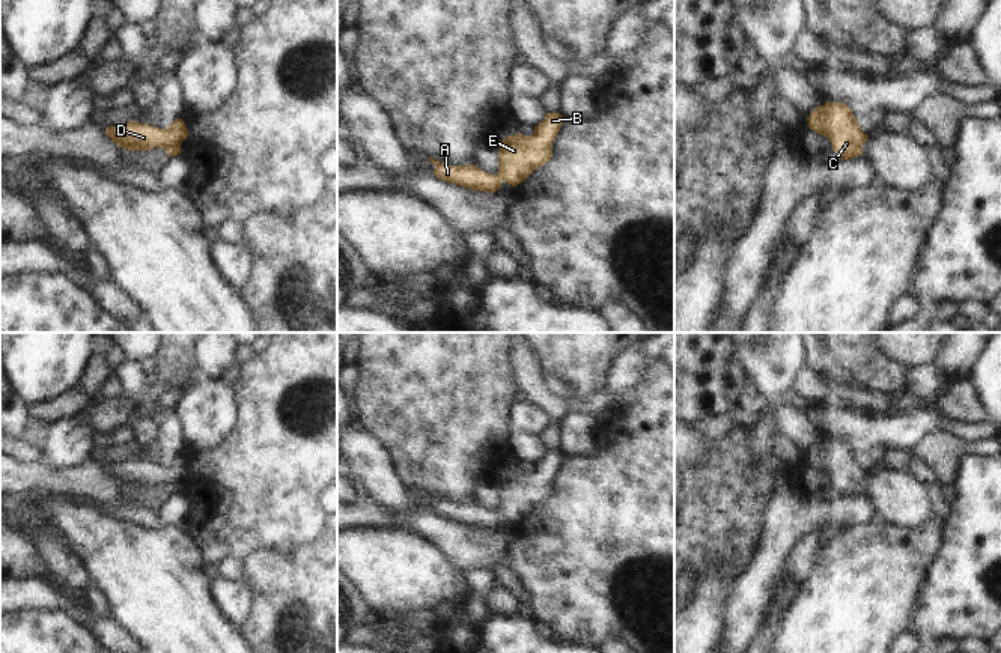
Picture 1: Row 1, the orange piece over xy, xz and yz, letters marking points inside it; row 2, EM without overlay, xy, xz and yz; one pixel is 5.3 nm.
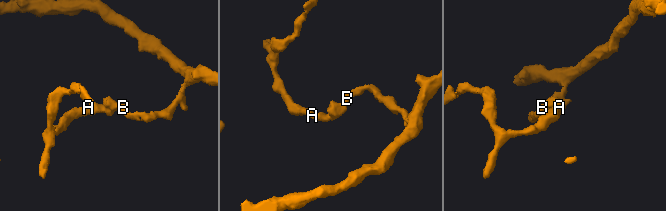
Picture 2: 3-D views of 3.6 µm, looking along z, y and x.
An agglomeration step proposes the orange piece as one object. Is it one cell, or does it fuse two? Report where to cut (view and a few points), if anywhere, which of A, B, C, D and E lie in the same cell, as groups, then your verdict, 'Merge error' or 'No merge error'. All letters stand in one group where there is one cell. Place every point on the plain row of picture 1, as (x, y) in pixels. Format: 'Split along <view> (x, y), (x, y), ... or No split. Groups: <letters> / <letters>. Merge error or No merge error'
No split. Groups: A B C D E. No merge error.

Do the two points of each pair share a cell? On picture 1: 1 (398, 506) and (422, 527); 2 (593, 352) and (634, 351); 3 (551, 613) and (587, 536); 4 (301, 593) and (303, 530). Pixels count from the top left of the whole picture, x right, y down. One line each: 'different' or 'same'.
1: different
2: different
3: same
4: different

